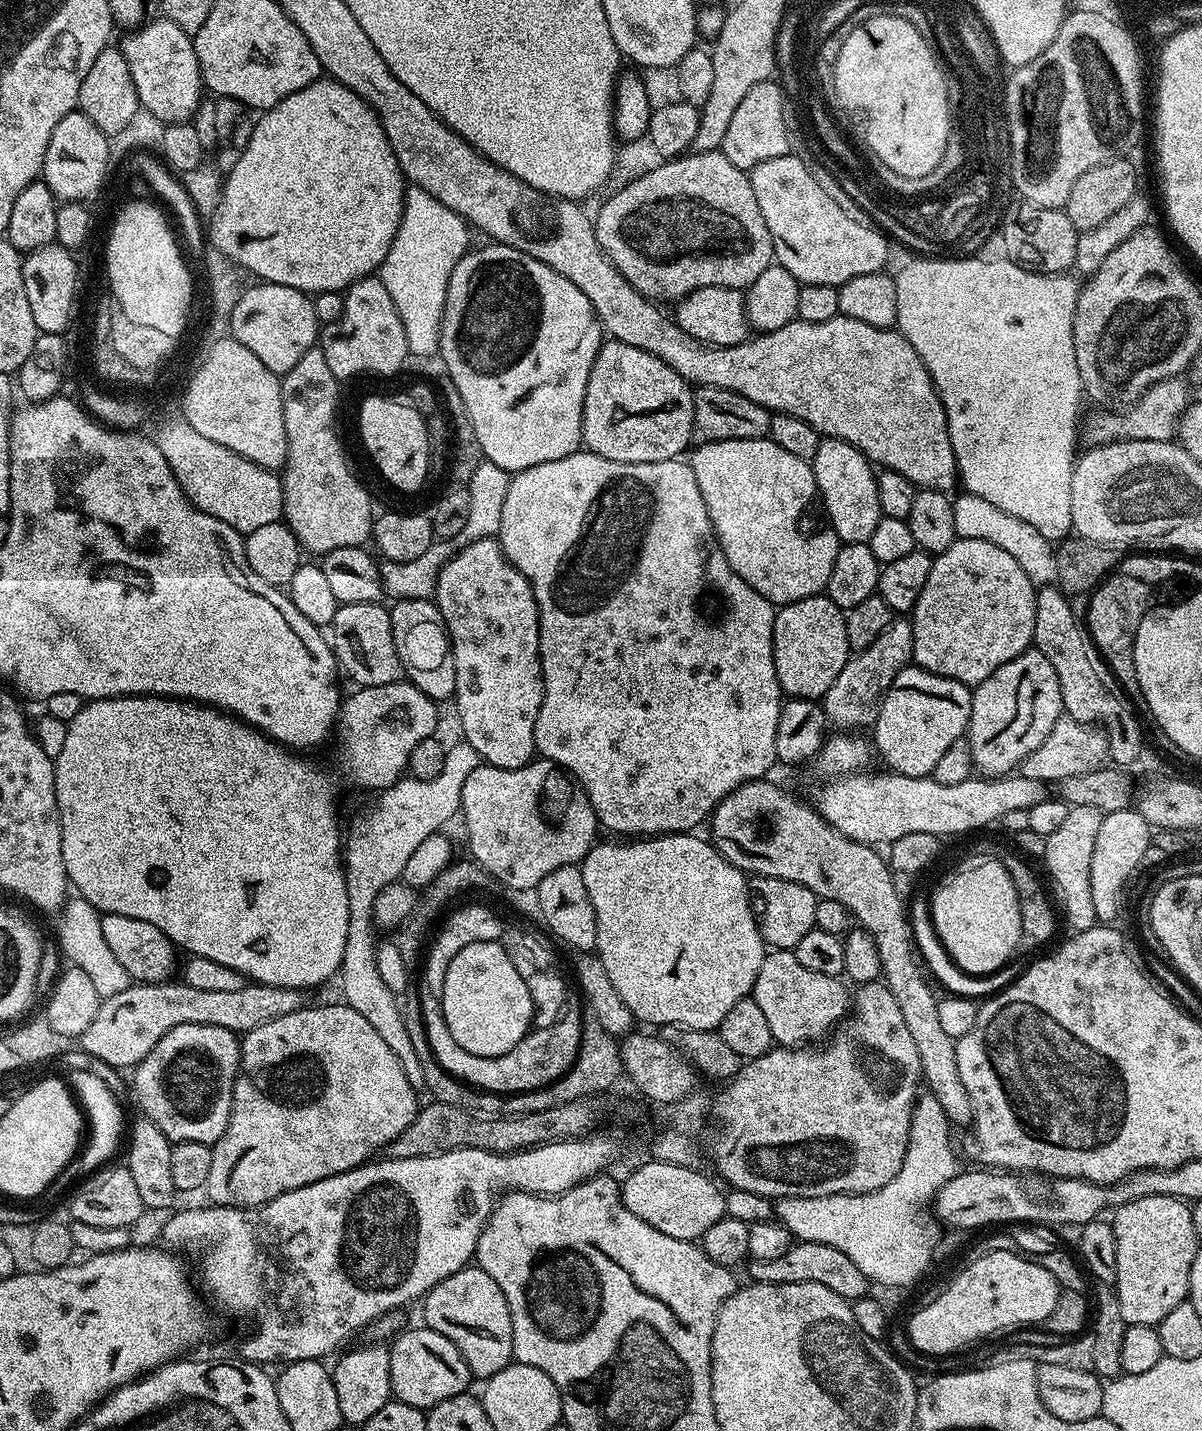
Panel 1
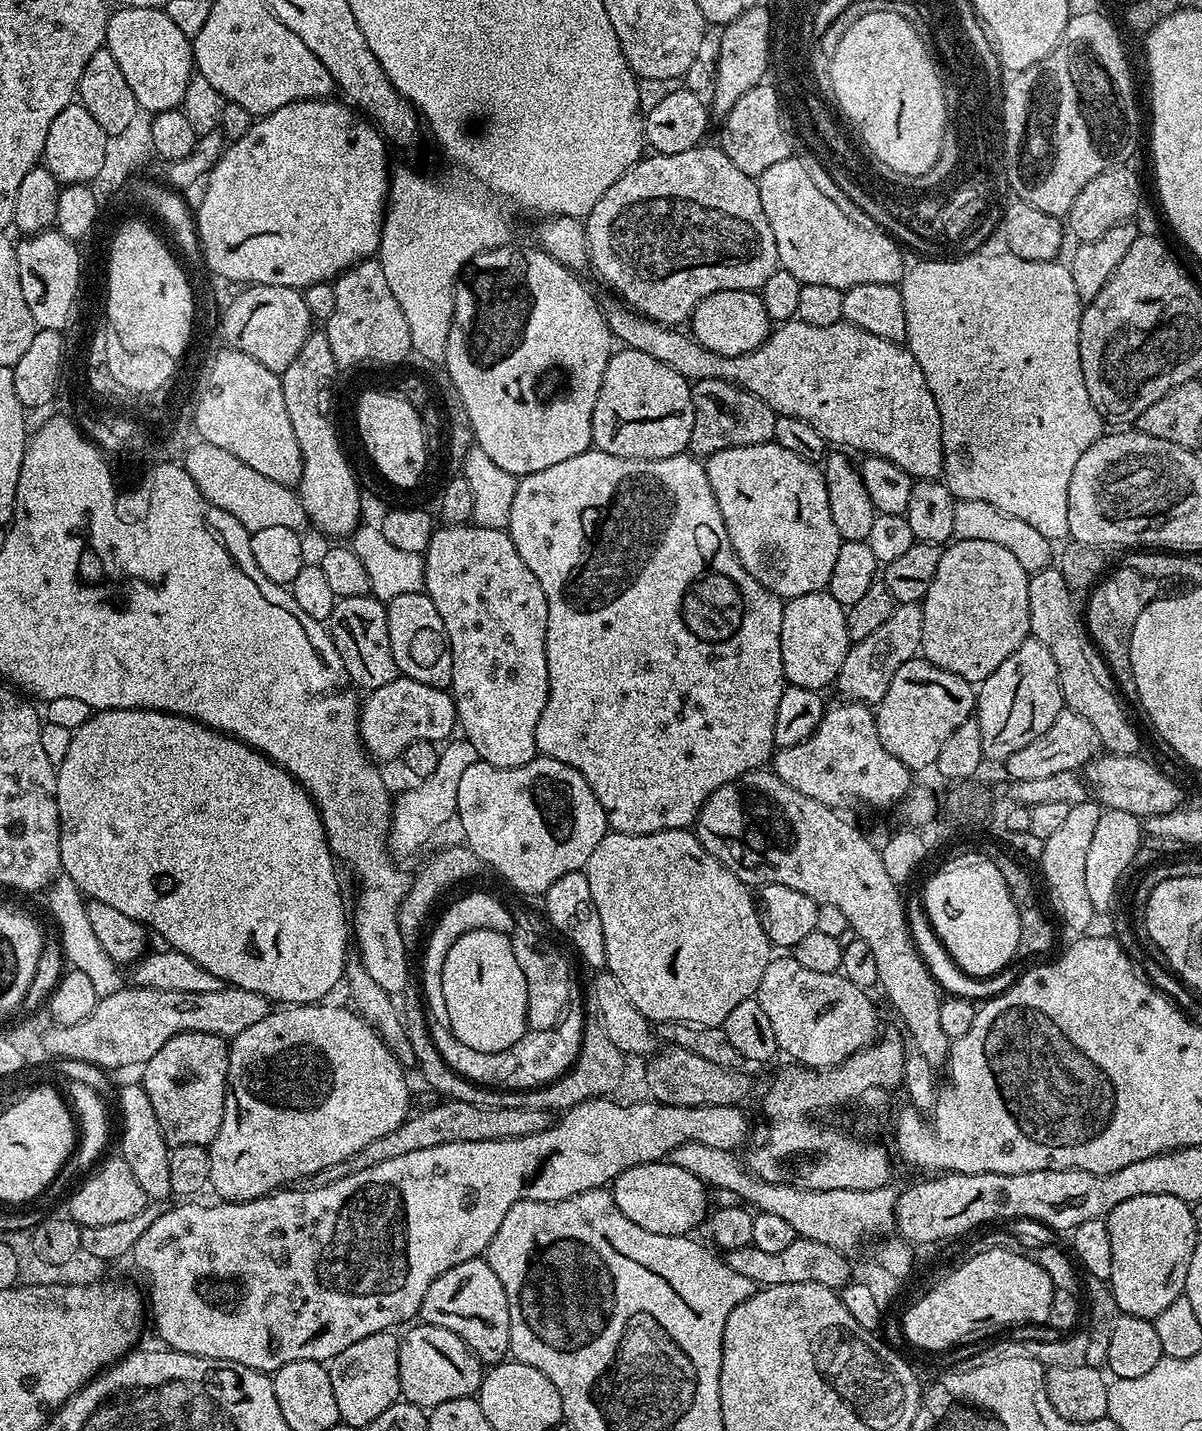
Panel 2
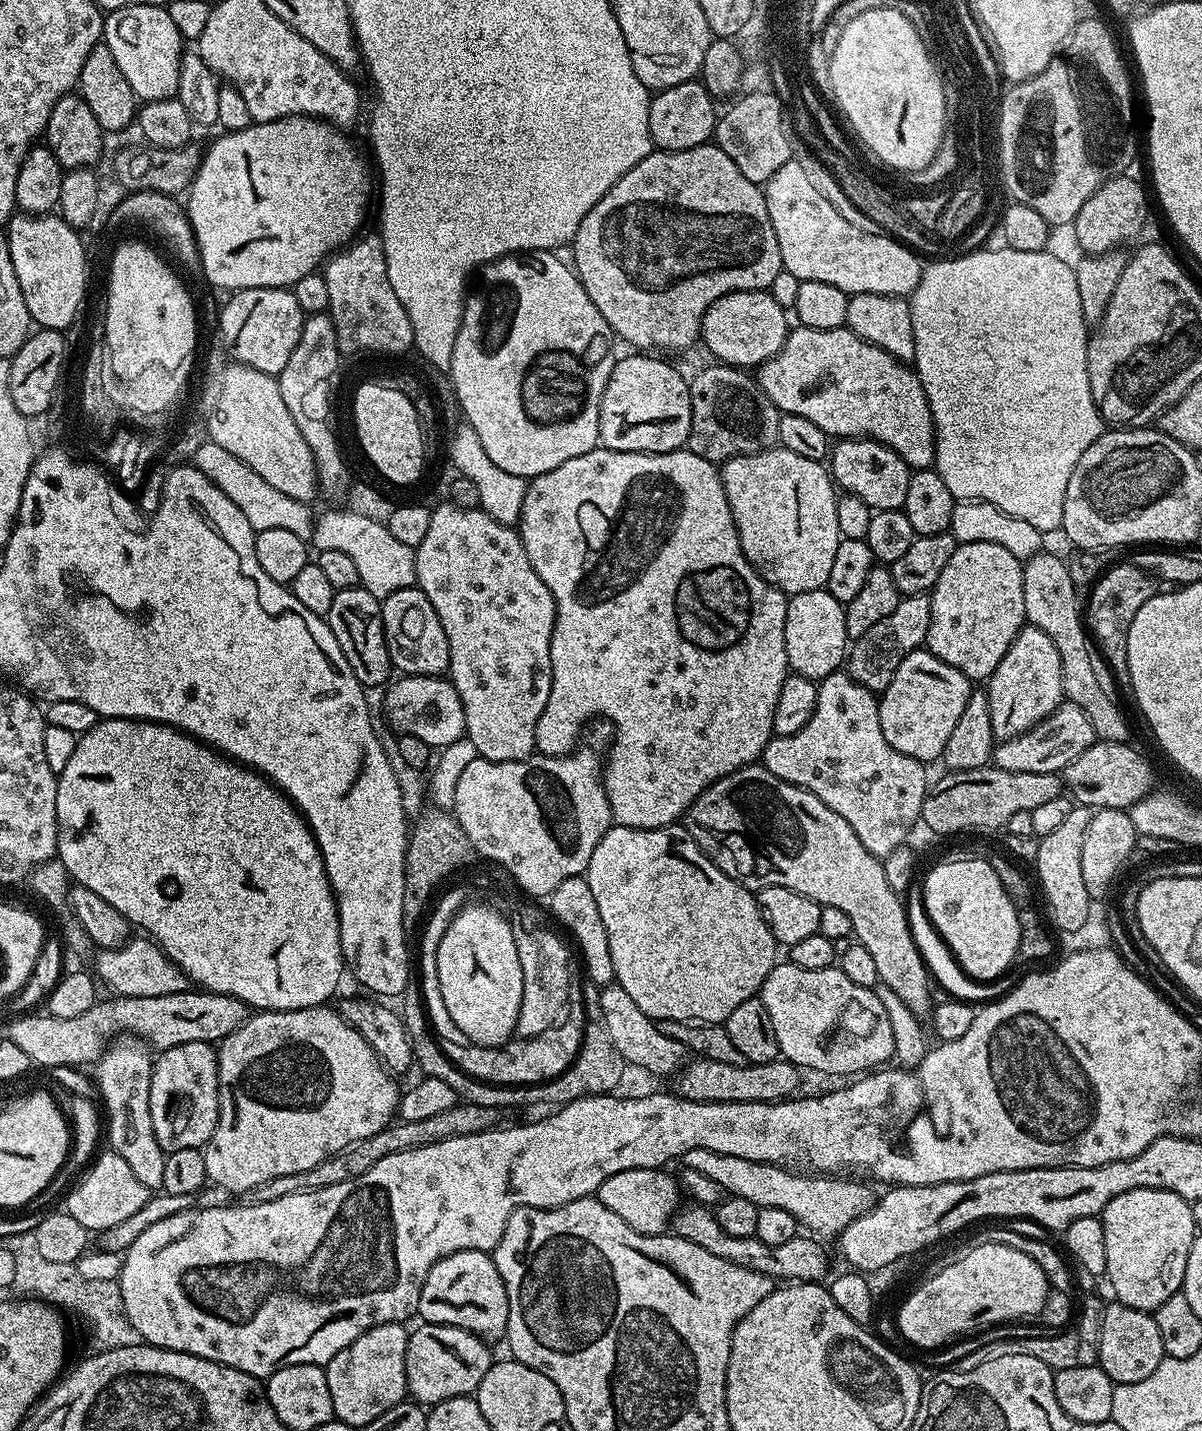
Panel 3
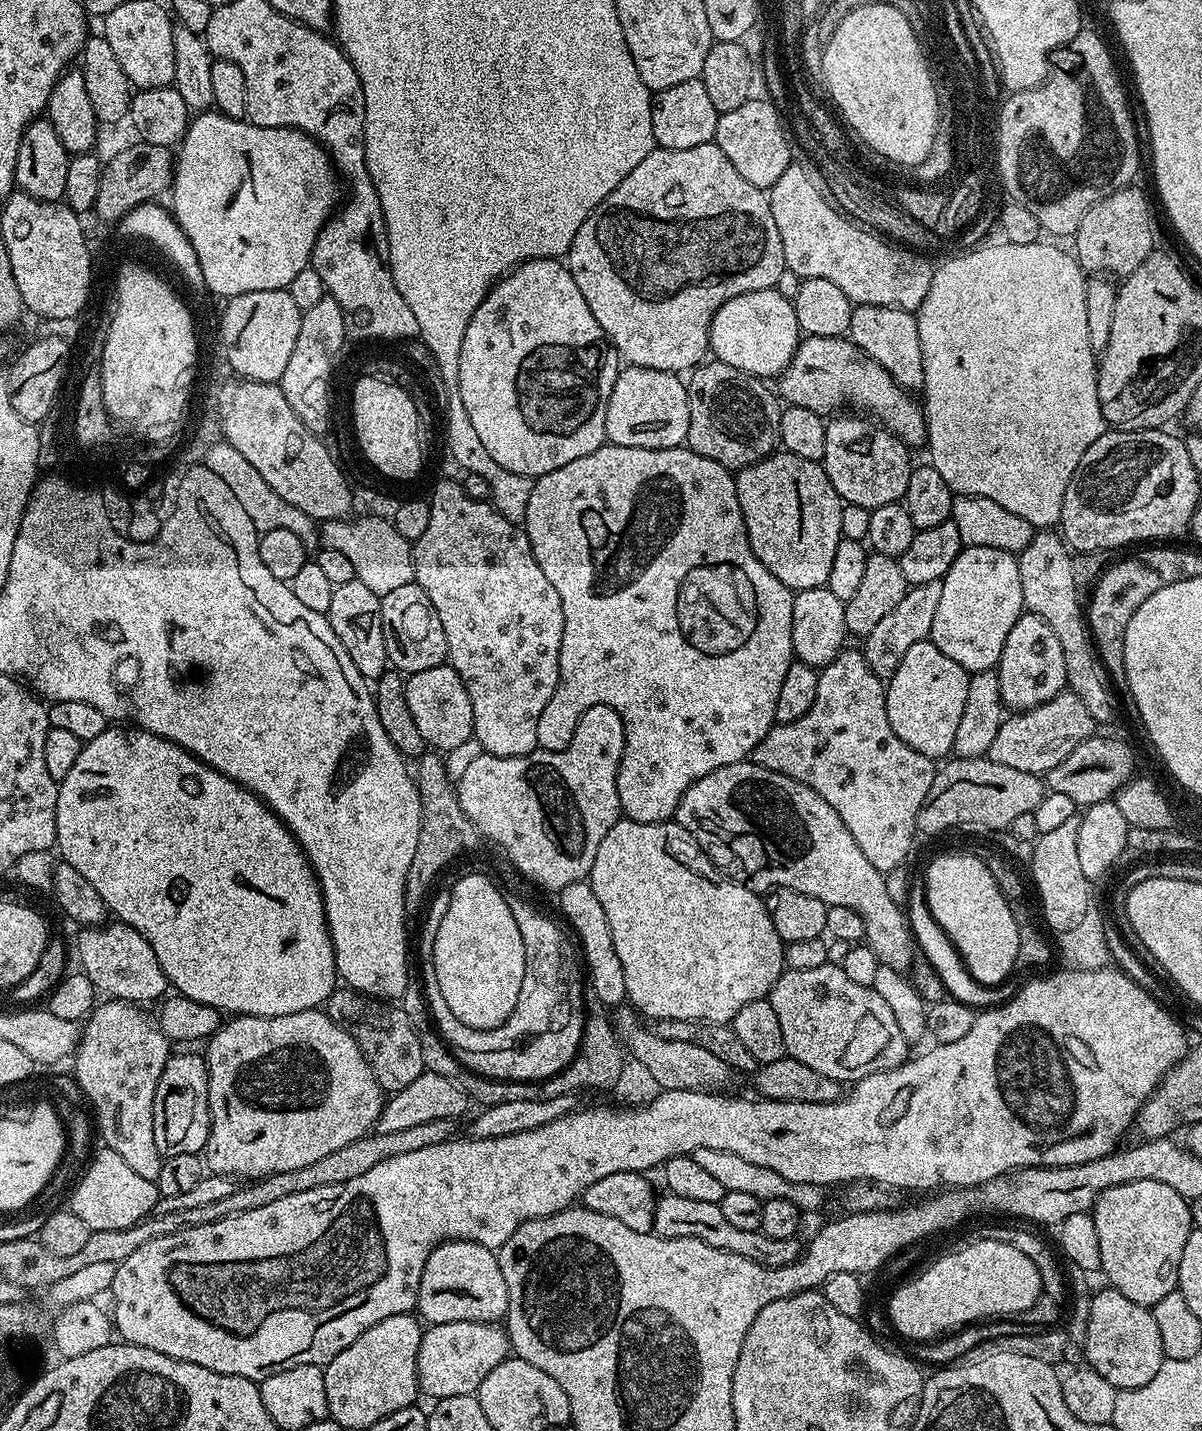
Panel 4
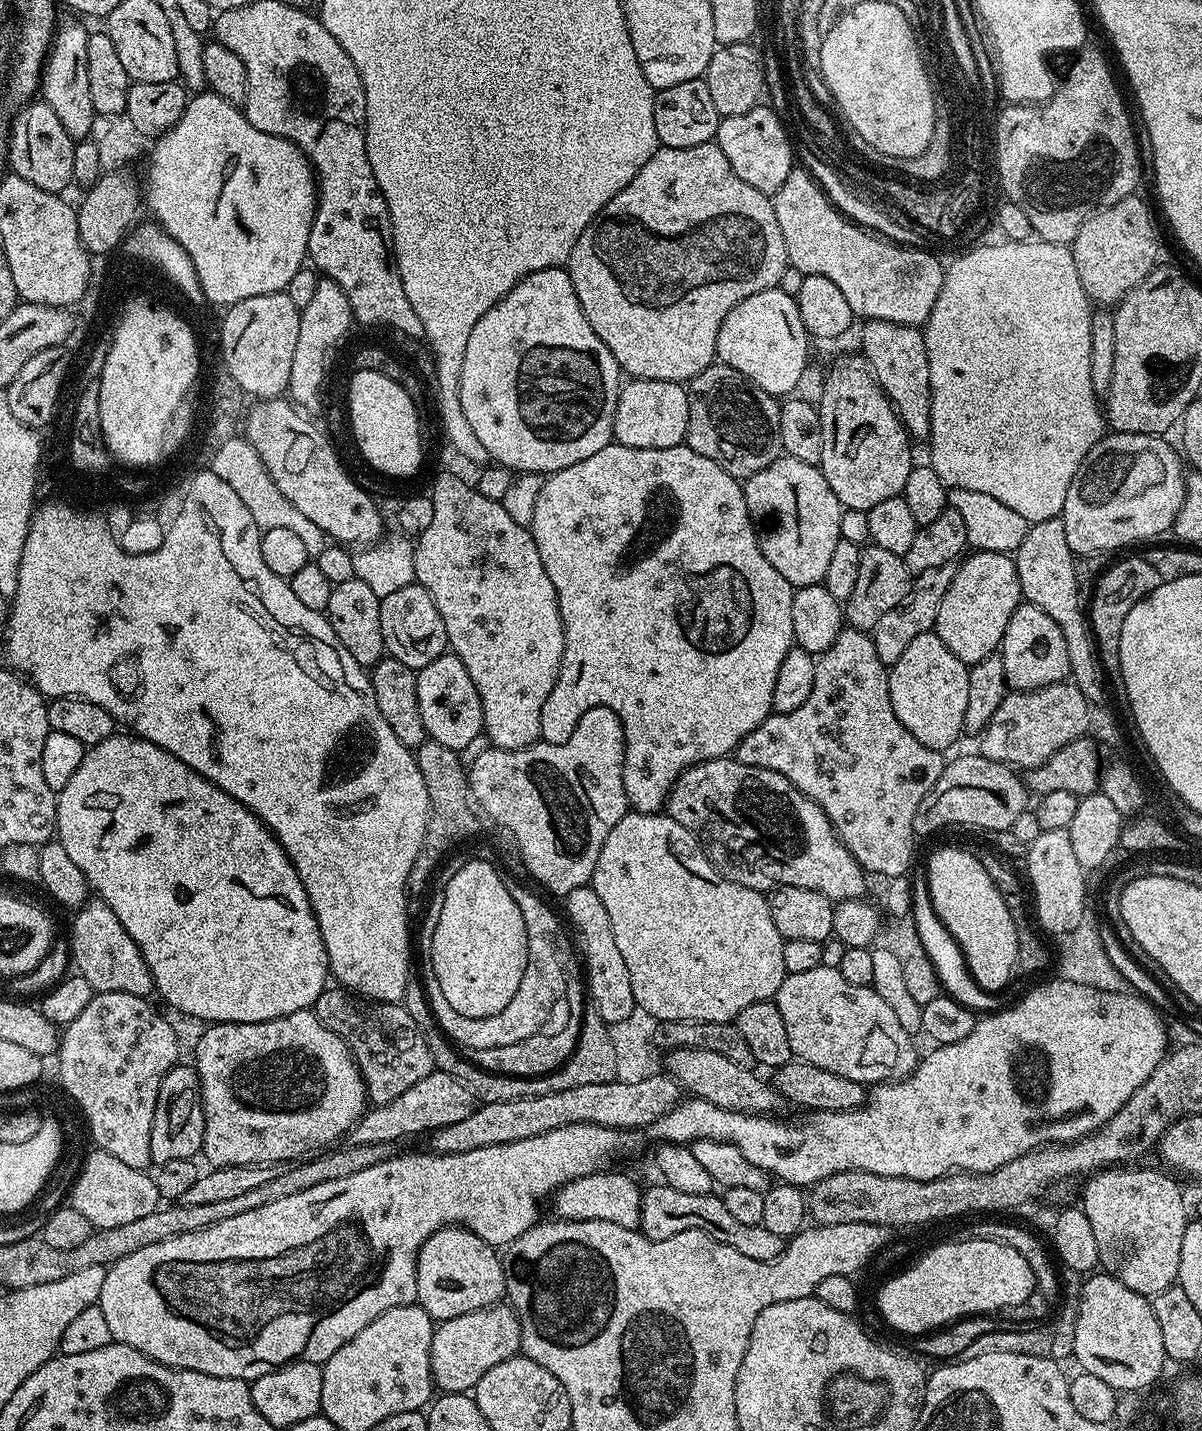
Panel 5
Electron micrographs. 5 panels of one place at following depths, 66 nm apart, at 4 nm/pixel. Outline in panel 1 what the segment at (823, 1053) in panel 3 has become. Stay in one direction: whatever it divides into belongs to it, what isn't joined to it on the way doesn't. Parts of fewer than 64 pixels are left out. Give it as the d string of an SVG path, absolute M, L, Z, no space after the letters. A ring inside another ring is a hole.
M772 950L765 955L762 970L758 970L750 998L758 1002L777 1045L786 1048L808 1046L823 1041L849 1015L850 992L840 982L835 976L806 970L806 966L798 962L795 951Z

